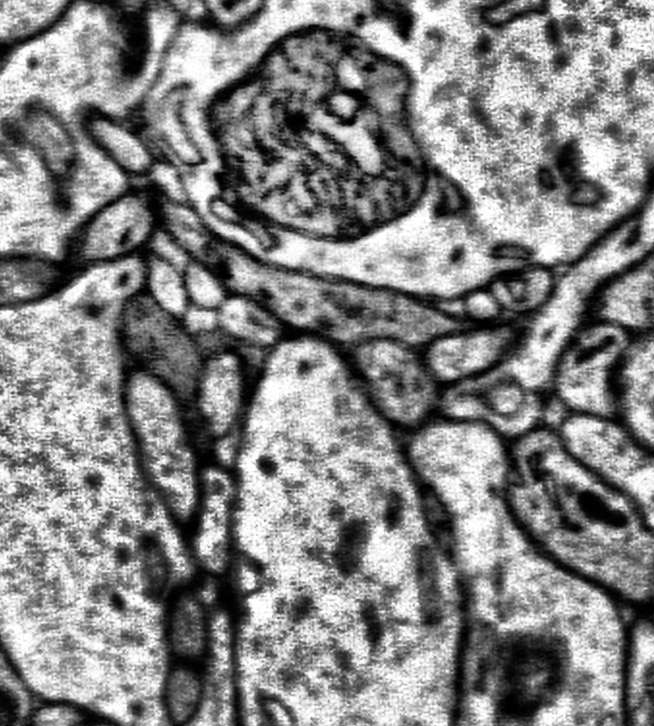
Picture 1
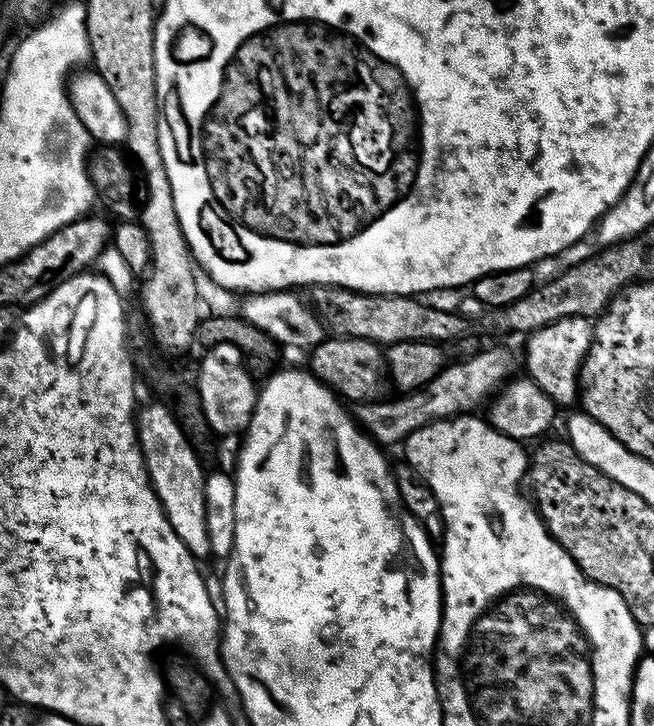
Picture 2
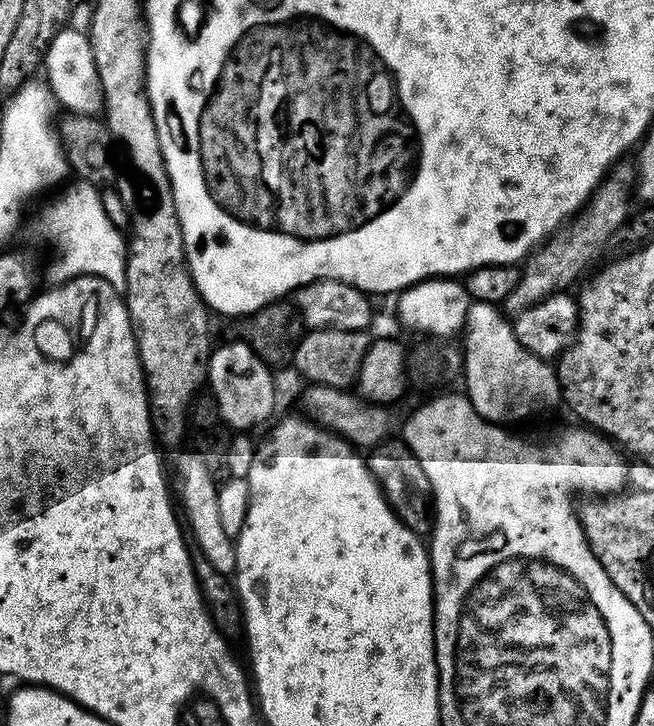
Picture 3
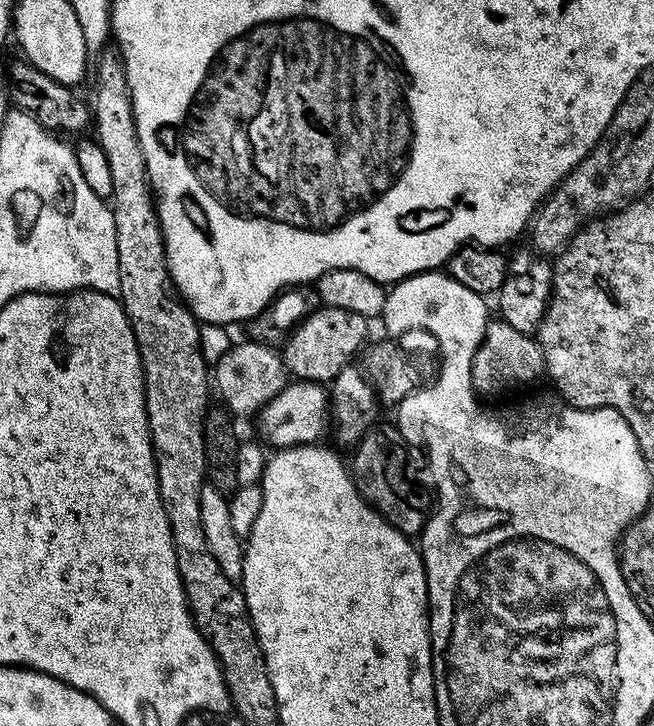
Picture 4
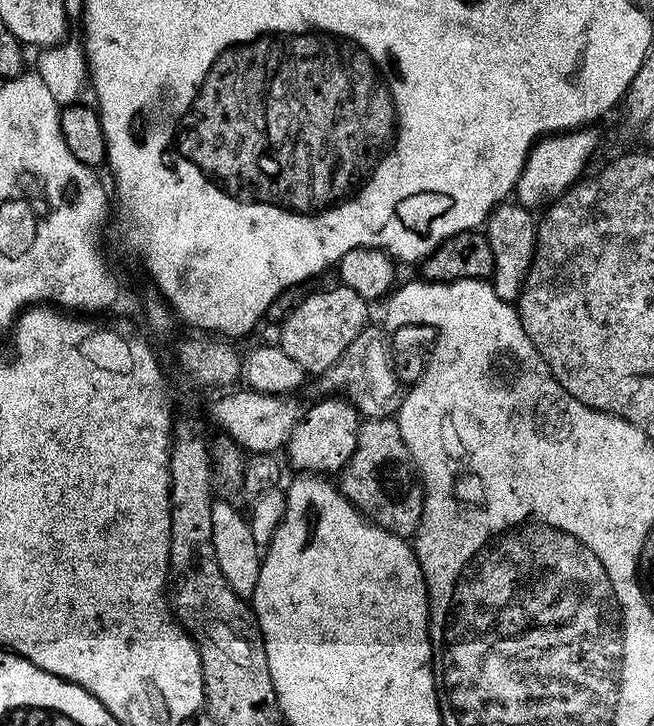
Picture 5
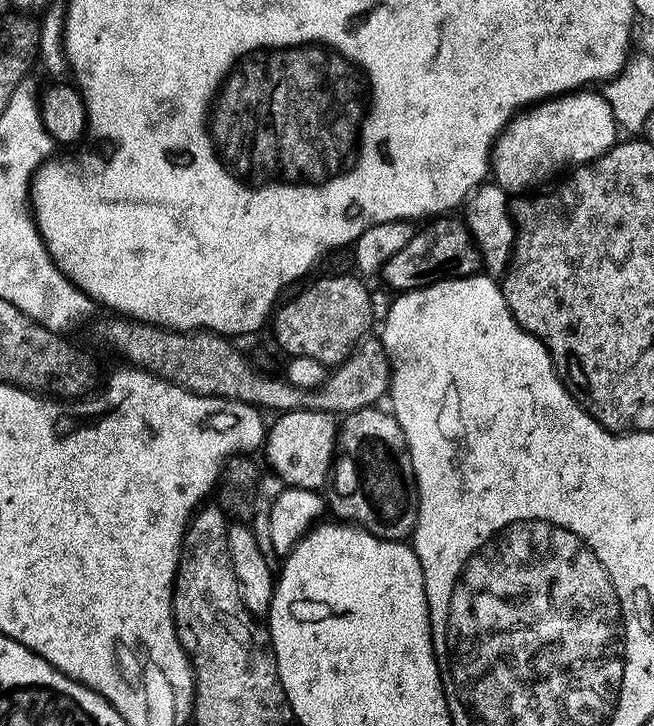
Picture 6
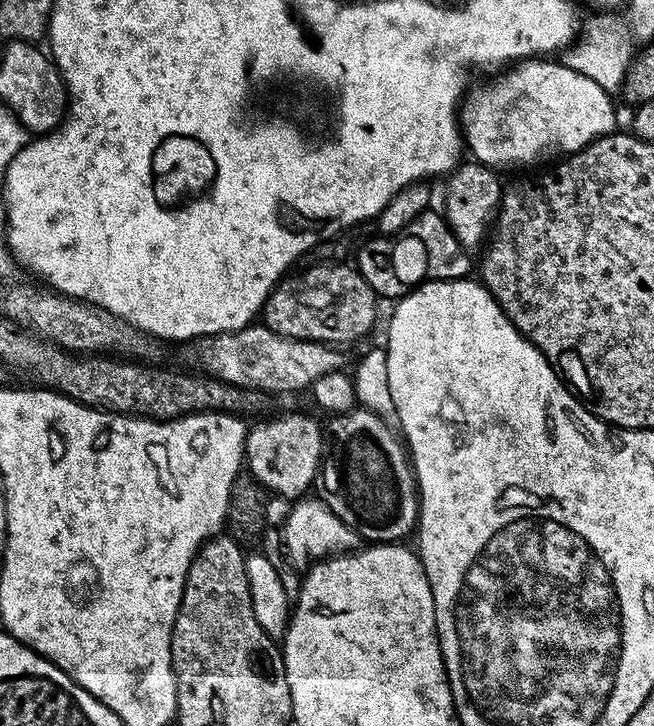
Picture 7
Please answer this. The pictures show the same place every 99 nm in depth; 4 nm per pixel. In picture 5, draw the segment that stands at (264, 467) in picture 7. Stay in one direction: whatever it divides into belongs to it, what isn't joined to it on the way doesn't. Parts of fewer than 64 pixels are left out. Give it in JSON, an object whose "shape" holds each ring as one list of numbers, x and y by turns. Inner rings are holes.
{"shape":[[320,398,309,412,305,411,296,421,290,434,286,451,288,460,304,474,333,474,344,469,354,454,358,430,362,417,347,400,343,398]]}

